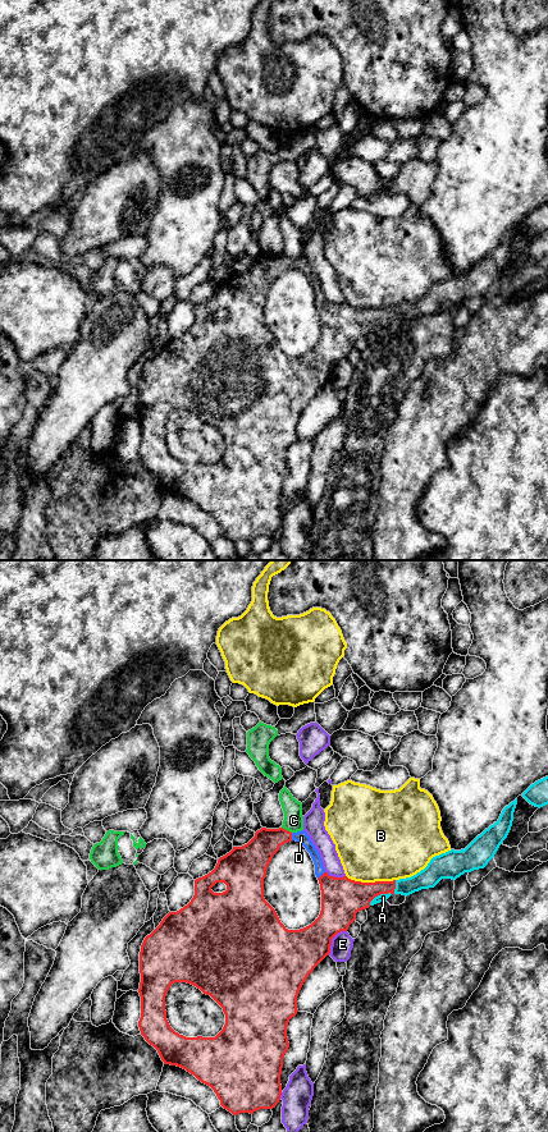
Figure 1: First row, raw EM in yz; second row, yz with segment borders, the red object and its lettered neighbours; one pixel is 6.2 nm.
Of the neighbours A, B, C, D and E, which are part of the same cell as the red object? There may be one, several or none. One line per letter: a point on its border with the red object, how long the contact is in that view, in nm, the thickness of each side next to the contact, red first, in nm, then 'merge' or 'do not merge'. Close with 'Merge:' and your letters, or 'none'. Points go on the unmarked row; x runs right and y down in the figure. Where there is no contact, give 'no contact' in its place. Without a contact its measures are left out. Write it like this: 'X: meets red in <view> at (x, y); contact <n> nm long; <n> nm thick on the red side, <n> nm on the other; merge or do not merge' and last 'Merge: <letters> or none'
A: meets red in yz at (379, 321); contact 160 nm long; 260 nm thick on the red side, 50 nm on the other; merge
B: meets red in yz at (370, 310); contact 320 nm long; 260 nm thick on the red side, 480 nm on the other; do not merge
C: meets red in yz at (287, 257); contact 80 nm long; 190 nm thick on the red side, 130 nm on the other; do not merge
D: meets red in yz at (291, 264); contact 50 nm long; 190 nm thick on the red side, 70 nm on the other; merge
E: meets red in yz at (330, 367); contact 200 nm long; 320 nm thick on the red side, 140 nm on the other; do not merge
Merge: A, D

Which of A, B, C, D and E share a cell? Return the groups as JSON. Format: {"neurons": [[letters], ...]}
{"neurons": [["A", "D"], ["B"], ["C"], ["E"]]}

